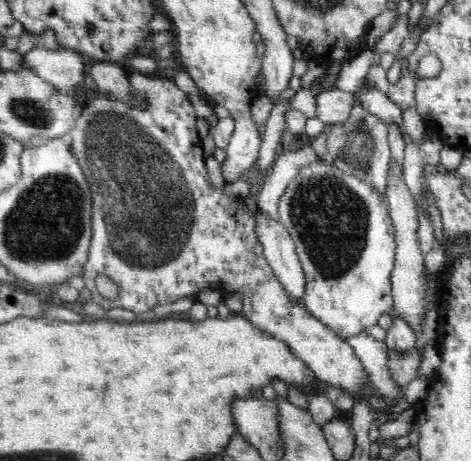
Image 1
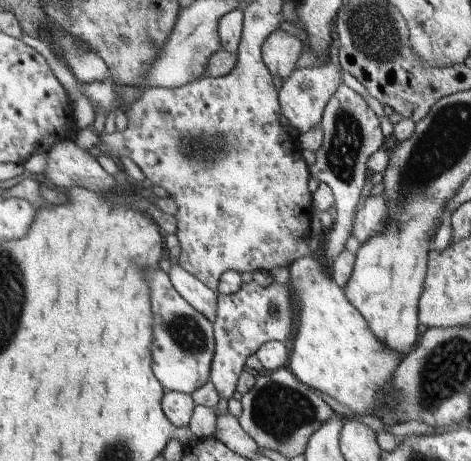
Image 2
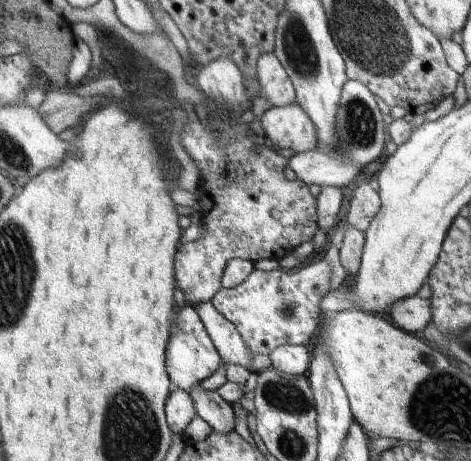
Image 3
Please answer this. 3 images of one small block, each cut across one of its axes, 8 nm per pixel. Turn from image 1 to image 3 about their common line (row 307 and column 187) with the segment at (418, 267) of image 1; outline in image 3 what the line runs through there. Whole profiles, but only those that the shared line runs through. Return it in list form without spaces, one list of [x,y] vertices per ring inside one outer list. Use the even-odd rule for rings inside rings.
[[[171,388],[171,394],[165,400],[165,422],[171,434],[183,434],[187,424],[197,418],[197,412],[193,408],[193,400],[187,392]]]

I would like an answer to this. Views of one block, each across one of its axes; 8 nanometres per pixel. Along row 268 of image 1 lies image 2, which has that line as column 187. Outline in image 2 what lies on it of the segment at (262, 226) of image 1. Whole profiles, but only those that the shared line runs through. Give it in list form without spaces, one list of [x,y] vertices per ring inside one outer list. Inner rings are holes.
[[[173,264],[169,268],[169,282],[173,290],[189,304],[193,306],[199,314],[203,314],[211,324],[217,314],[217,294],[207,290],[205,284],[195,280],[189,272],[185,272],[179,264]]]

